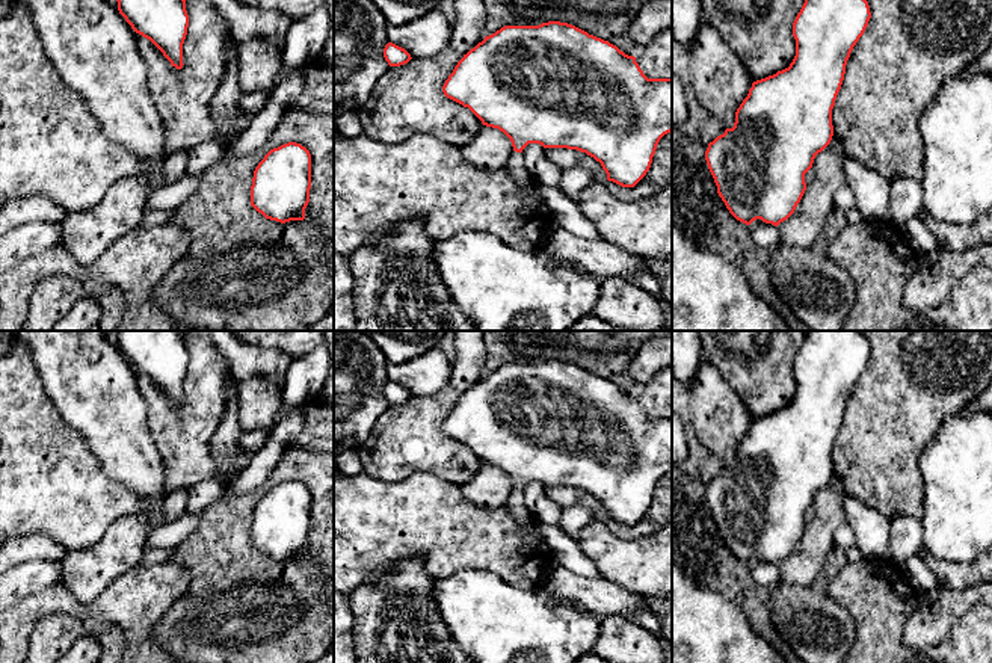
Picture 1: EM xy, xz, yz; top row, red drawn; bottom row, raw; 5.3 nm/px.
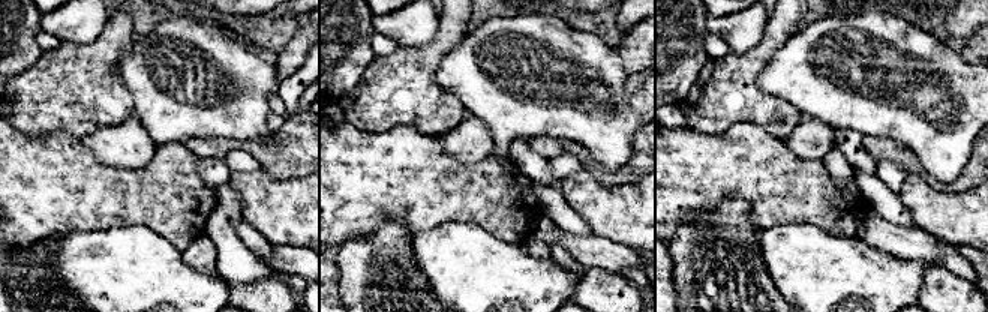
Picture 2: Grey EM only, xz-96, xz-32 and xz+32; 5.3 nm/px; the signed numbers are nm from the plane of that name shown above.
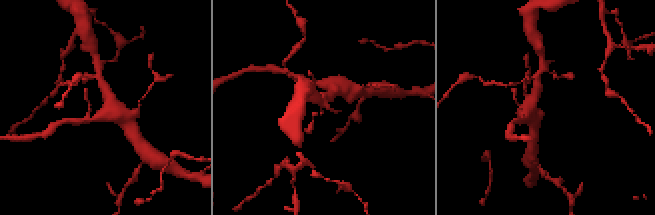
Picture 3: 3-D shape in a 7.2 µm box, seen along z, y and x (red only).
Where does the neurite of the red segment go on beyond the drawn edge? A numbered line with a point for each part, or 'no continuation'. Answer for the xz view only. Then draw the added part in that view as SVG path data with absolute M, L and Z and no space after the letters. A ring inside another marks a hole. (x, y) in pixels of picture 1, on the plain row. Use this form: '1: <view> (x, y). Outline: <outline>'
1: xz (515, 505). Outline: M513 489L504 507L510 512L519 526L528 526L535 523L533 517L524 504L521 491Z

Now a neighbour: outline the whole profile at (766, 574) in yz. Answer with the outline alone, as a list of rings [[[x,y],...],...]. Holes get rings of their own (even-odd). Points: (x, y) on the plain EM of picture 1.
[[[761,557],[753,559],[750,563],[750,572],[755,578],[755,581],[762,586],[762,587],[776,587],[779,583],[779,566],[772,563],[772,562],[766,562]]]

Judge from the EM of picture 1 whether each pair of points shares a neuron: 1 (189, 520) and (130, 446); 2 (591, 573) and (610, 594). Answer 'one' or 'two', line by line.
1: two
2: two

